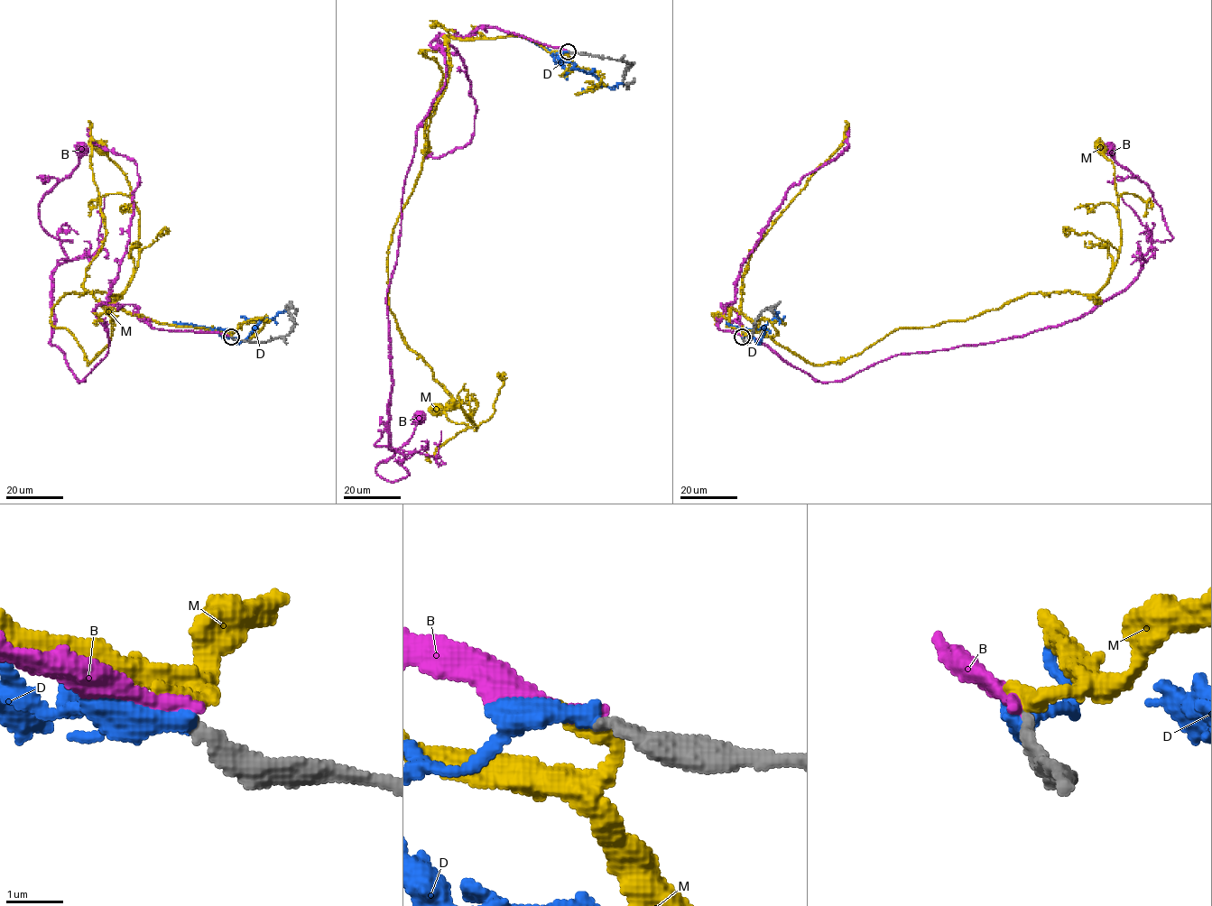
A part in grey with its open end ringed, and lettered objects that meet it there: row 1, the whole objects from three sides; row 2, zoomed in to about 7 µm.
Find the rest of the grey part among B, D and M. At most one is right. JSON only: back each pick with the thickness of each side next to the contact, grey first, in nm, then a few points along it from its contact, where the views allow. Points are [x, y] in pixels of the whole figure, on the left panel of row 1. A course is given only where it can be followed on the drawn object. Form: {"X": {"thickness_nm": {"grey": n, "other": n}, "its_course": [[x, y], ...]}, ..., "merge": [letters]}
{"M": {"thickness_nm": {"grey": 220, "other": 380}, "its_course": [[230, 336], [111, 308], [87, 365], [51, 324], [65, 294], [121, 294], [136, 267], [139, 213], [101, 147]]}, "merge": ["M"]}

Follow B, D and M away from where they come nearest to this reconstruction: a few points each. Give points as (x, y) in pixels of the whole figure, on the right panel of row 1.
B: (742, 337), (718, 328), (726, 304), (789, 364), (841, 381), (1077, 319), (1171, 238), (1108, 148)
D: (742, 337), (747, 335), (759, 342), (763, 328), (777, 318), (774, 310)
M: (742, 336), (729, 308), (828, 365), (1027, 294), (1095, 294), (1121, 244), (1101, 147)

